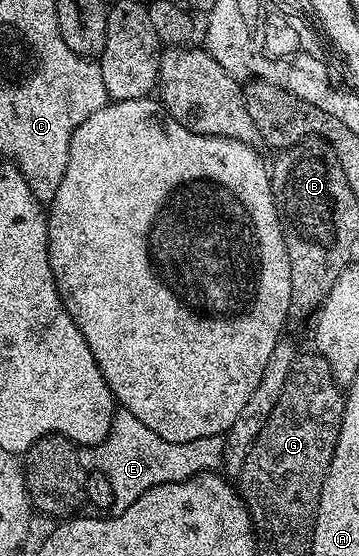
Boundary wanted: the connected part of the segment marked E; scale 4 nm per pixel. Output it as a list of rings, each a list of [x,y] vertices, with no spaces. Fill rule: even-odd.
[[[119,408],[113,416],[113,424],[107,439],[96,446],[82,447],[79,450],[79,456],[81,466],[88,474],[100,474],[105,476],[105,480],[109,480],[109,484],[113,484],[113,496],[115,497],[113,510],[115,514],[120,514],[125,512],[125,508],[129,508],[129,504],[133,504],[133,500],[137,500],[145,492],[149,492],[149,488],[157,484],[184,482],[198,474],[218,471],[222,467],[225,452],[223,440],[223,434],[214,434],[213,436],[201,436],[201,440],[170,442],[157,436],[153,428],[145,428],[145,424],[135,419],[131,412]],[[129,434],[131,438],[127,438]],[[133,438],[145,438],[145,442],[147,438],[155,438],[149,442],[161,441],[161,444],[151,444],[151,446],[163,446],[163,448],[151,448],[149,452],[149,448],[141,448],[149,444],[141,444],[139,440],[133,440]],[[187,458],[191,462],[181,462]]]

